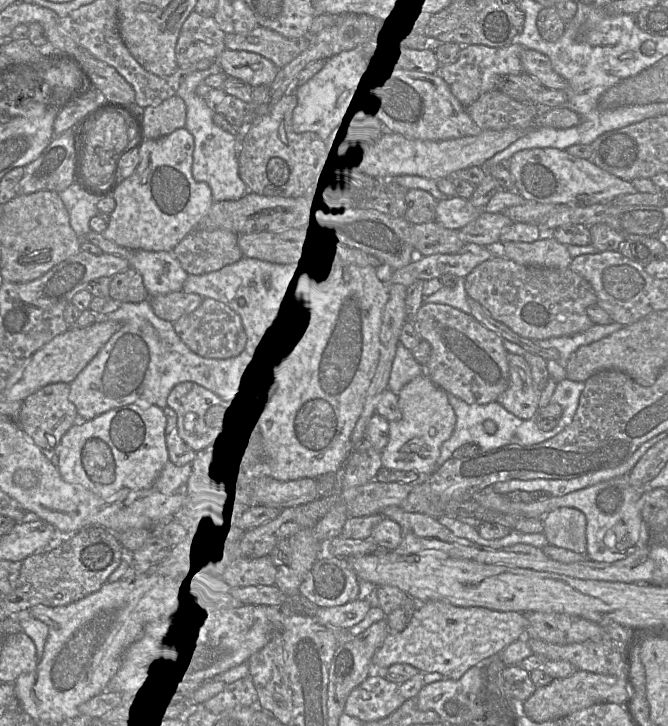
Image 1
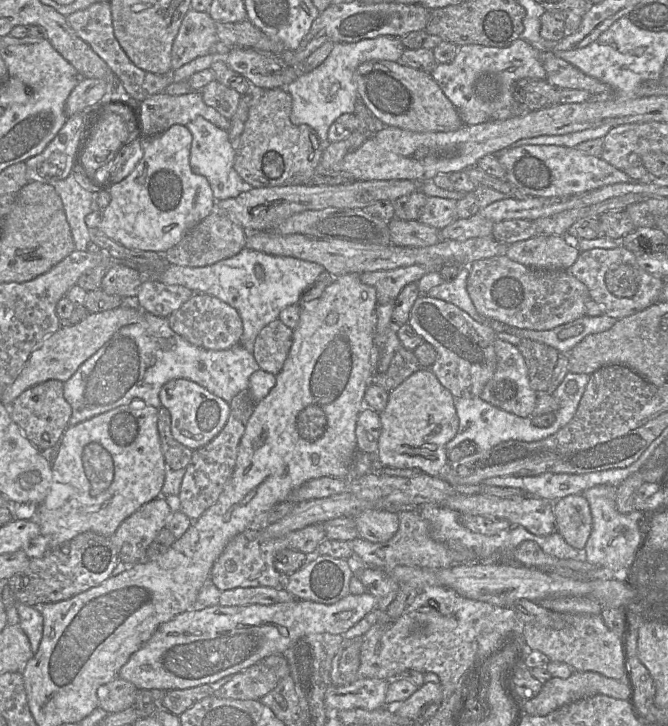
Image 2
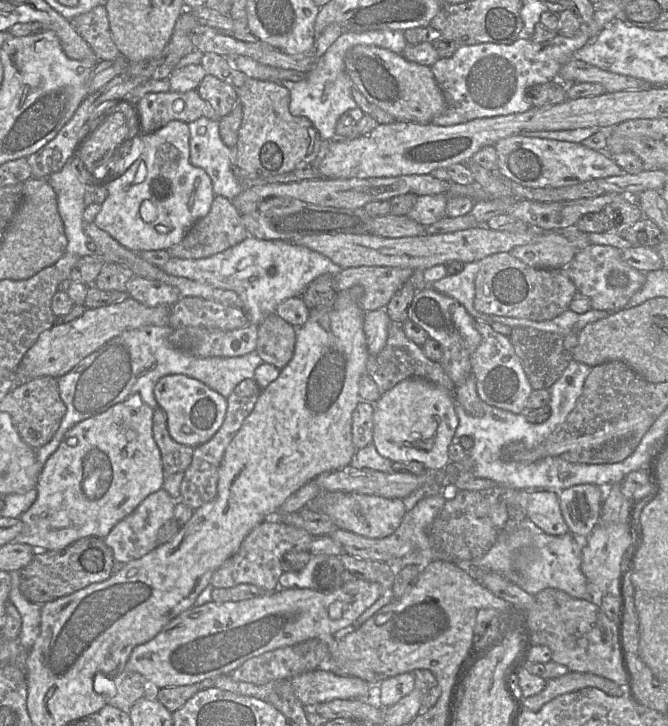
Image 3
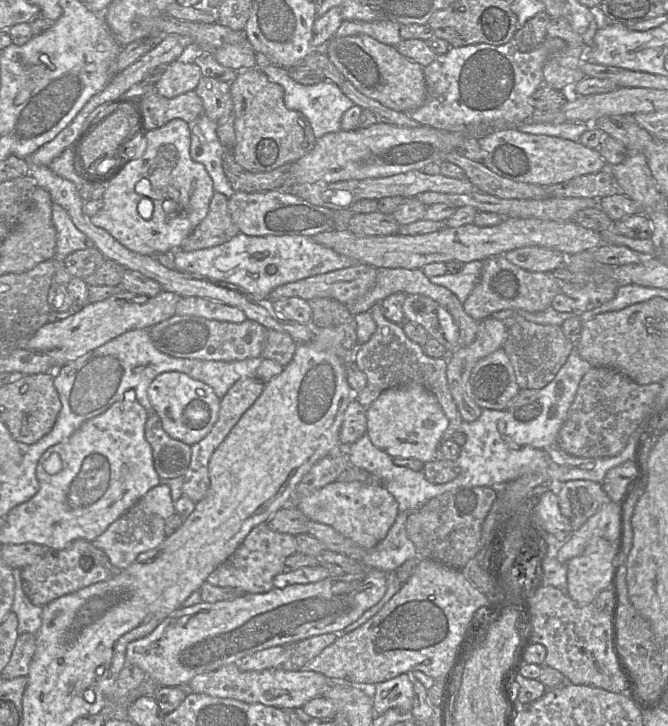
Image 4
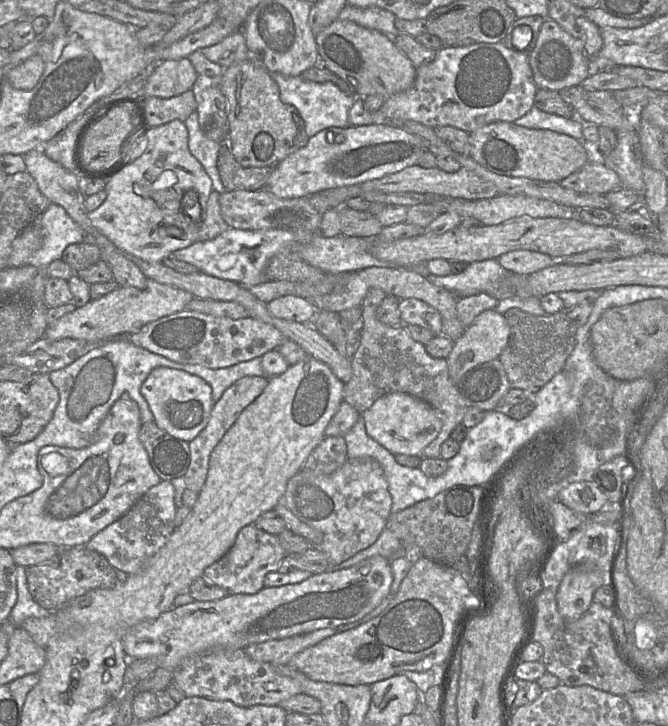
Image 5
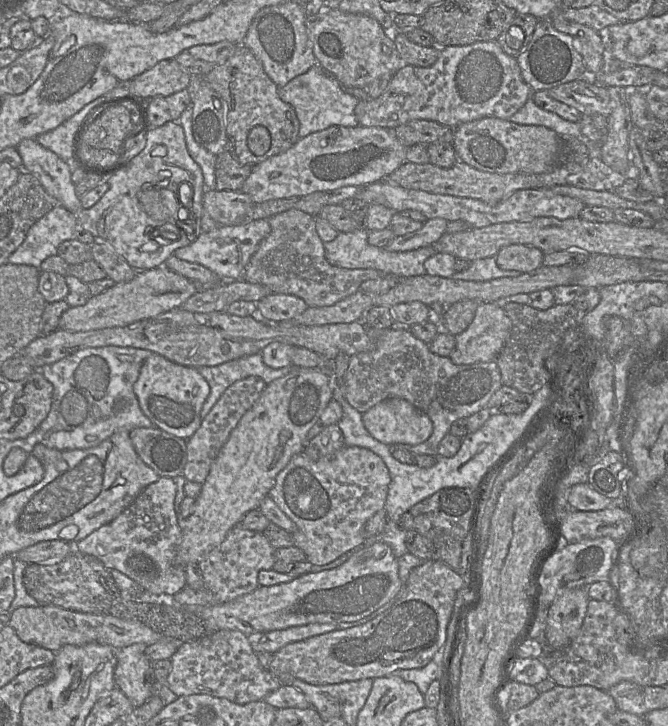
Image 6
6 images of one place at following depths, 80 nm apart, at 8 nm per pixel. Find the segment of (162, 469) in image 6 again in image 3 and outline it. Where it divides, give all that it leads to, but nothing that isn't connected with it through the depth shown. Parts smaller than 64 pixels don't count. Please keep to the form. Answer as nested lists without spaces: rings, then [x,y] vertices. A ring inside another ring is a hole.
[[[161,408],[154,409],[153,438],[160,450],[165,477],[185,472],[191,464],[194,448],[174,441],[167,427],[167,415]]]

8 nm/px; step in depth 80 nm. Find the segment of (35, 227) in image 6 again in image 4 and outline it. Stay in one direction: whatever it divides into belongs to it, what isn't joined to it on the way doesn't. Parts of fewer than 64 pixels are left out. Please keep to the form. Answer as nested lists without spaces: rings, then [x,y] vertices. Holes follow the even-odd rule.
[[[54,203],[52,222],[56,230],[56,252],[53,259],[63,262],[72,252],[87,248],[87,236],[75,226],[68,212]]]

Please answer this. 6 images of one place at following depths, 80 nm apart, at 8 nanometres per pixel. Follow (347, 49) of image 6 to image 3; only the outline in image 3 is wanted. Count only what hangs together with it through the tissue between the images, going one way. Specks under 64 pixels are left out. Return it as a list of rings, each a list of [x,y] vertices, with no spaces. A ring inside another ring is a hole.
[[[356,45],[344,57],[345,71],[359,92],[371,103],[390,114],[395,121],[429,124],[446,108],[446,100],[430,67],[406,60],[388,49],[369,45]]]

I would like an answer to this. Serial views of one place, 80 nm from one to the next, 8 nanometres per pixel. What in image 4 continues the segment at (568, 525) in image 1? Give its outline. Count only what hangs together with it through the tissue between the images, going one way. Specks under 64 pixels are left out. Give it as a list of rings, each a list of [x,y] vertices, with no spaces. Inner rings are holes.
[[[590,480],[565,482],[557,496],[560,511],[569,520],[573,531],[580,529],[608,500],[608,495],[601,484]]]

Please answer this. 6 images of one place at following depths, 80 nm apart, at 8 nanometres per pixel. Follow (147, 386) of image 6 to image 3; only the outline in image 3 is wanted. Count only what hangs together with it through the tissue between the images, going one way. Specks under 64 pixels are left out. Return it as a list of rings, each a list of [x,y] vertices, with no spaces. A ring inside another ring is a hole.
[[[182,374],[166,375],[154,387],[159,408],[167,415],[167,427],[171,438],[195,448],[209,441],[220,429],[227,412],[227,400],[204,383]]]

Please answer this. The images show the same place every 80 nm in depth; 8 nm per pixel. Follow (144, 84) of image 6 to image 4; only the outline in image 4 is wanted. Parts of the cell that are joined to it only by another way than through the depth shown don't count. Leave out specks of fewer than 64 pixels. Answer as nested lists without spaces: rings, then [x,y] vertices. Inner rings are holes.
[[[175,60],[166,66],[163,75],[154,84],[154,90],[161,96],[174,98],[194,91],[201,77],[200,68],[195,63]]]

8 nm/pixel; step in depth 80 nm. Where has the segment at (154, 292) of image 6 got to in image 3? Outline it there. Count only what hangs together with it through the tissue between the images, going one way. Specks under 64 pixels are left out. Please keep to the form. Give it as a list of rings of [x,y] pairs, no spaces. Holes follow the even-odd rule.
[[[125,295],[122,300],[115,304],[99,308],[87,308],[81,316],[71,322],[56,323],[52,328],[43,331],[27,351],[14,374],[15,384],[21,385],[45,376],[60,378],[82,359],[126,330],[151,325],[168,326],[171,307],[167,305],[149,307]]]

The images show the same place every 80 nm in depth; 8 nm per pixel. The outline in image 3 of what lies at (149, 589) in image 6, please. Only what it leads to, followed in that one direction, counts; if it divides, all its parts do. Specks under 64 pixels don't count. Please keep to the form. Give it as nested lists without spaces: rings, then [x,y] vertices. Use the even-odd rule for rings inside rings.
[[[162,488],[148,495],[131,514],[119,521],[103,539],[111,548],[115,561],[127,564],[156,548],[158,532],[168,520],[173,518],[175,504],[176,501]]]

